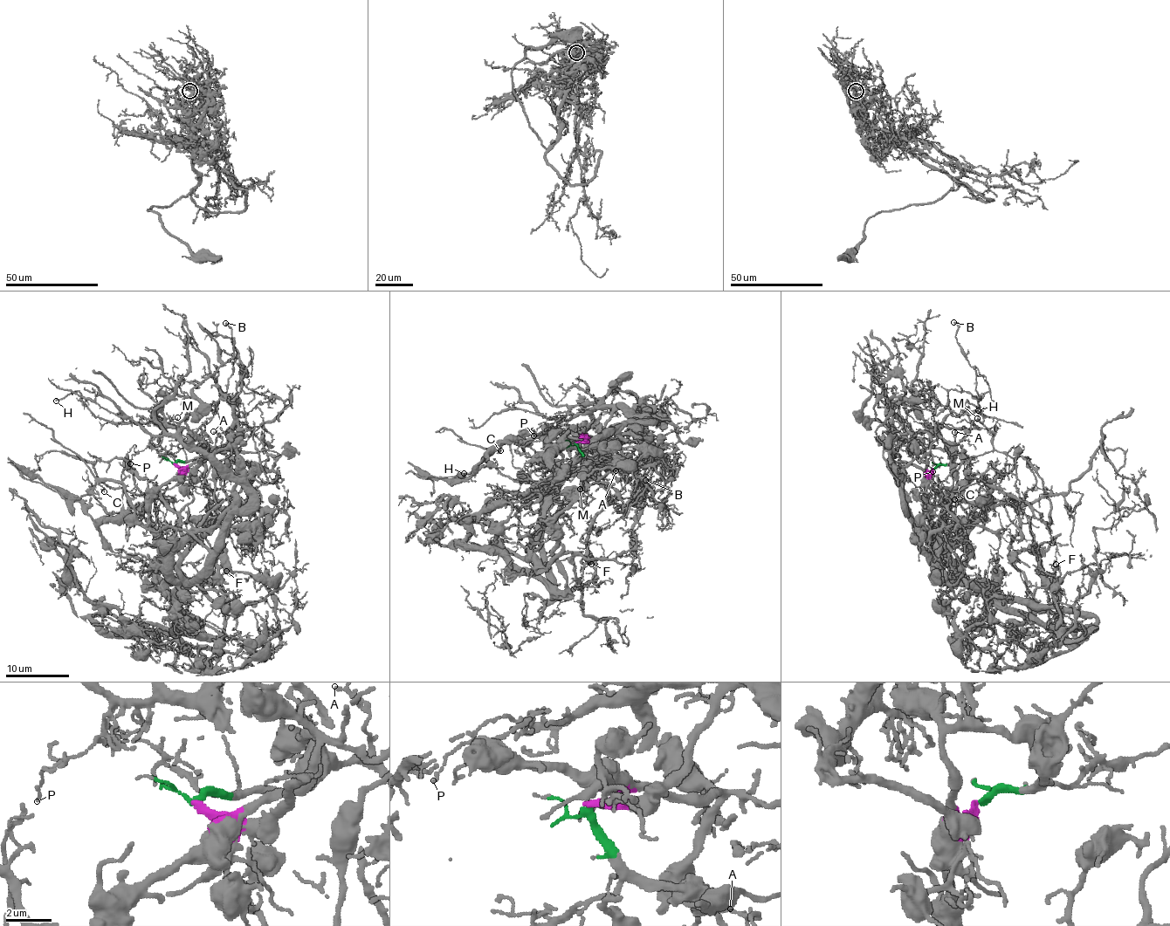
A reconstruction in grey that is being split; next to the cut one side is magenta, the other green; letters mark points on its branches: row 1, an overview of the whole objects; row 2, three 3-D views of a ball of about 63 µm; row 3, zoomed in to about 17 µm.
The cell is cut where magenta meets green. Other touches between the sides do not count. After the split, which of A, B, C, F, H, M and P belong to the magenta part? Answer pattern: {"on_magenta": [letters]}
{"on_magenta": ["C", "F", "H", "P"]}

